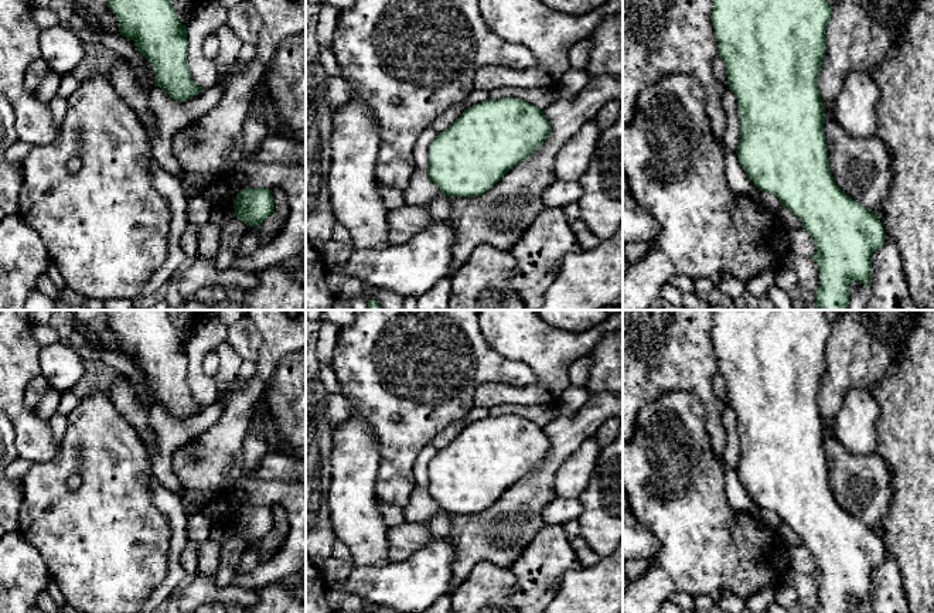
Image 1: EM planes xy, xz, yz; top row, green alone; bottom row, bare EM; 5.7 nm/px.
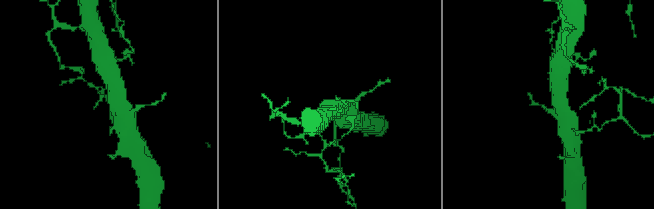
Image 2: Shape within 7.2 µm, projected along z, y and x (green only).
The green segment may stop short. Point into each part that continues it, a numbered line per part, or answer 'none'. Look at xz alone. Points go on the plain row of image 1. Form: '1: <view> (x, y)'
1: xz (477, 412)

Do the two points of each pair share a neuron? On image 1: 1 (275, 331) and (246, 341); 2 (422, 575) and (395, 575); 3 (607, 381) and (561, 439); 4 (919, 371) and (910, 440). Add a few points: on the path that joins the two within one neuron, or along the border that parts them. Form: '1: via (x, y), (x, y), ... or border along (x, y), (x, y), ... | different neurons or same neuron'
1: border along (255, 324), (261, 334), (259, 358), (256, 363) | different neurons
2: via (415, 575), (402, 575) | same neuron
3: border along (607, 392), (590, 397) | different neurons
4: via (919, 388), (919, 424) | same neuron

